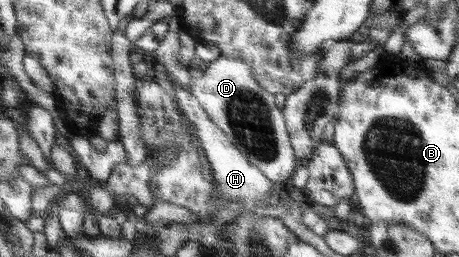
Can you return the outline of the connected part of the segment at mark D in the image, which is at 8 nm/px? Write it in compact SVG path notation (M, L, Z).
M221 55L208 62L202 77L189 75L189 91L227 135L227 140L266 178L274 183L293 178L298 162L289 140L285 117L274 102L274 94L258 85L245 61Z

